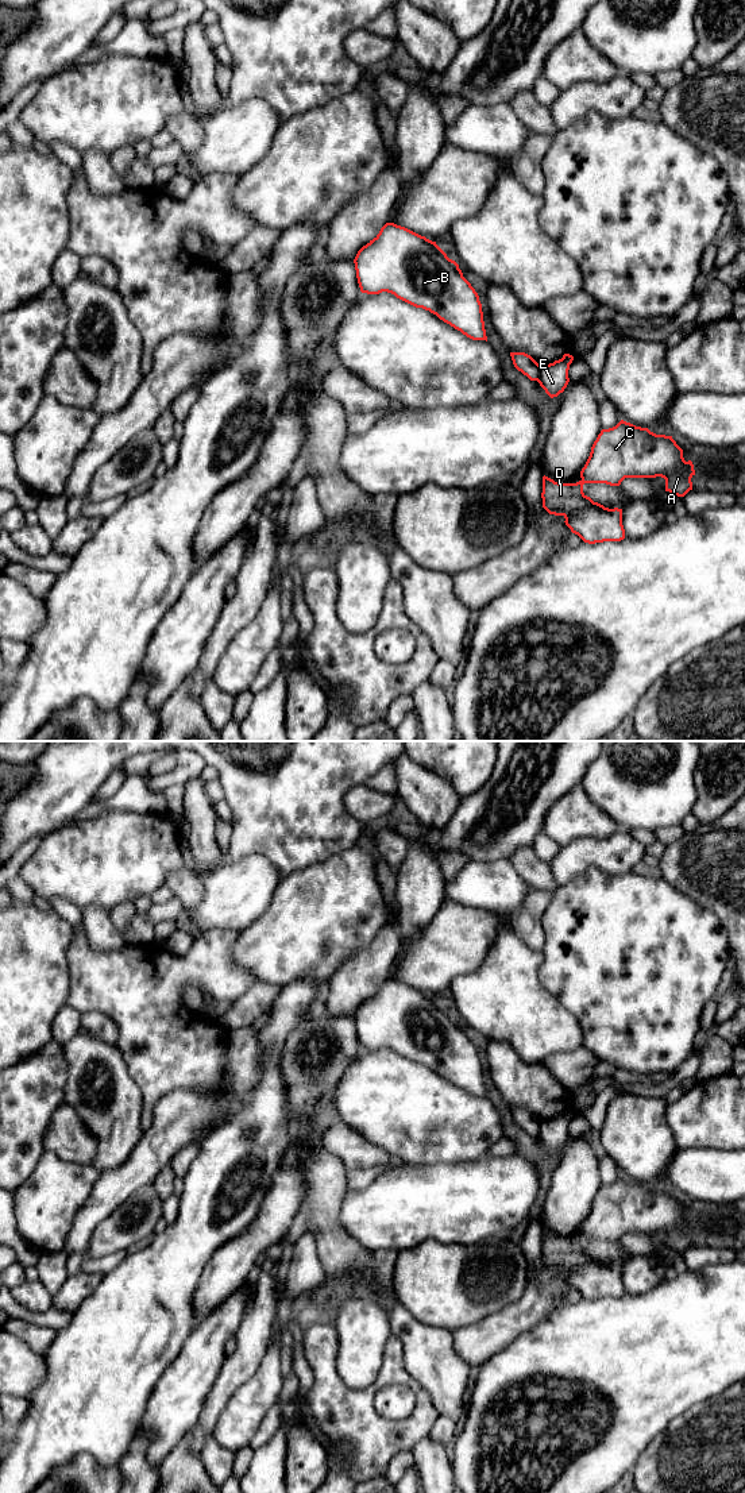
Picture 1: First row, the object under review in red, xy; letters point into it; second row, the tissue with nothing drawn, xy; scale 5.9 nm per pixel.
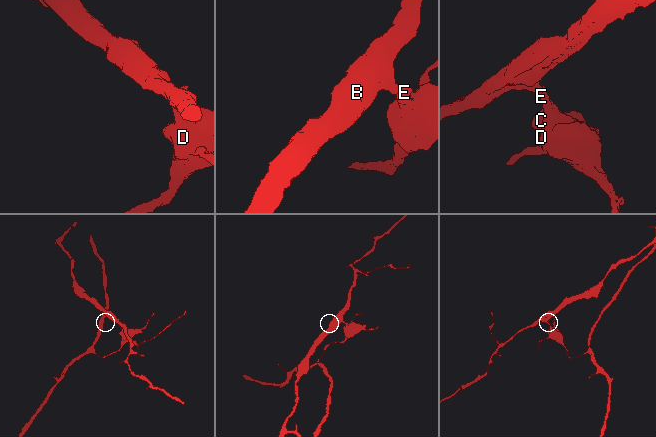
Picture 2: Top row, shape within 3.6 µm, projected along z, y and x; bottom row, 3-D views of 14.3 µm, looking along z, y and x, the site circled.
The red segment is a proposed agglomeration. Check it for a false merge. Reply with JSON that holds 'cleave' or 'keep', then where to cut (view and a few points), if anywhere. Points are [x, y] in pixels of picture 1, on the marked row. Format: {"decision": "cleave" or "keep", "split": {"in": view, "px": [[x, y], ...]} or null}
{"decision": "cleave", "split": {"in": "xy", "px": [[540, 365], [540, 373], [536, 379]]}}

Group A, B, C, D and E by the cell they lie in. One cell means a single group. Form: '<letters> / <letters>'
A C D E / B

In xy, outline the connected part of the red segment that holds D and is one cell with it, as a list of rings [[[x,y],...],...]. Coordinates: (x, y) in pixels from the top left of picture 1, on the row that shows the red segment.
[[[621,420],[615,427],[602,429],[591,447],[590,456],[580,471],[580,481],[576,483],[559,483],[543,477],[543,508],[555,516],[563,516],[565,525],[584,543],[595,544],[603,541],[621,541],[625,539],[622,525],[622,509],[609,509],[594,502],[583,493],[584,483],[606,483],[619,486],[625,478],[656,478],[665,479],[665,491],[684,497],[692,490],[691,478],[695,475],[691,460],[686,462],[683,450],[672,436],[656,435],[648,428],[636,427]]]

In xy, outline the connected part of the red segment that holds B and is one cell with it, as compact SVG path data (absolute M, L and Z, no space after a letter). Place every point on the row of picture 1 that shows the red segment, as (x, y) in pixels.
M386 223L379 234L358 251L354 263L362 293L391 293L416 308L429 310L467 337L487 342L478 293L463 277L459 265L449 259L436 242L405 227Z

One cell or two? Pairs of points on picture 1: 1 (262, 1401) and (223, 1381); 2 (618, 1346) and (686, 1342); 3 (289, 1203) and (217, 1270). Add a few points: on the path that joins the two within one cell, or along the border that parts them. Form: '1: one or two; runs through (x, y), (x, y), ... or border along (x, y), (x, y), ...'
1: two; border along (258, 1365), (258, 1369), (231, 1396), (220, 1416)
2: one; runs through (635, 1346), (670, 1346)
3: one; runs through (273, 1220), (235, 1258)

